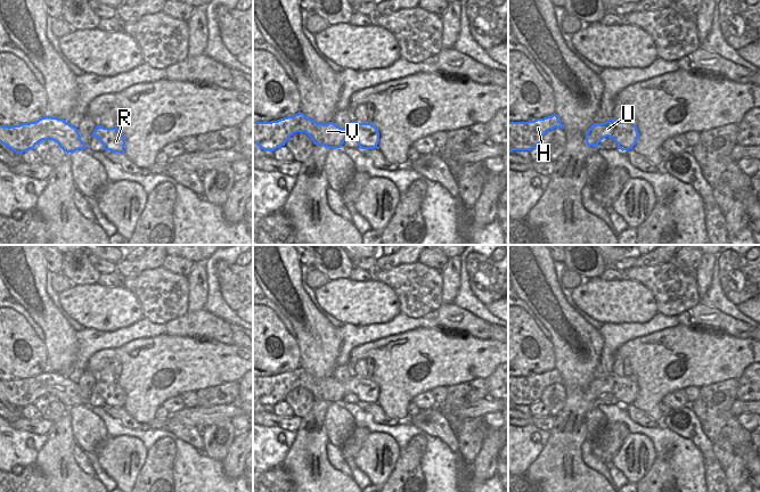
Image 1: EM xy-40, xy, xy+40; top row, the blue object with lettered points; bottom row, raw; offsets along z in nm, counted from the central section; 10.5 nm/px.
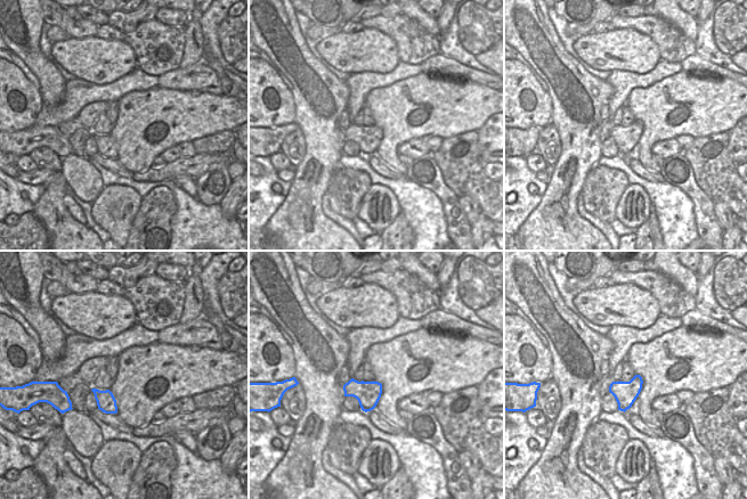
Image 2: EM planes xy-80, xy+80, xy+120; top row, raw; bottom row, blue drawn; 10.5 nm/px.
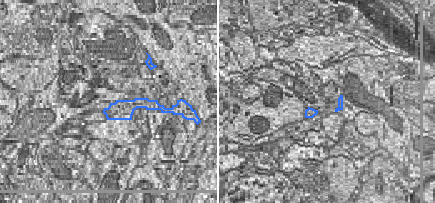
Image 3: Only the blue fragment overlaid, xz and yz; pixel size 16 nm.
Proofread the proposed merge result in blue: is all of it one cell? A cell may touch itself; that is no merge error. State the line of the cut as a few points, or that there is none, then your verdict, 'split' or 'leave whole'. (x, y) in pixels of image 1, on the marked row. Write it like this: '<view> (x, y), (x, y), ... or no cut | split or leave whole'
no cut | leave whole

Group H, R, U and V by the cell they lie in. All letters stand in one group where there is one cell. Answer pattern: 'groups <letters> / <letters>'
groups H R U V

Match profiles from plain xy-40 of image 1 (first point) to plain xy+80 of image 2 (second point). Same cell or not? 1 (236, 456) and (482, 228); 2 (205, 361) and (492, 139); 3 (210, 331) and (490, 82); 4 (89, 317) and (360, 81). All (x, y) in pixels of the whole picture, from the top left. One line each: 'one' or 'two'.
1: one
2: two
3: one
4: two

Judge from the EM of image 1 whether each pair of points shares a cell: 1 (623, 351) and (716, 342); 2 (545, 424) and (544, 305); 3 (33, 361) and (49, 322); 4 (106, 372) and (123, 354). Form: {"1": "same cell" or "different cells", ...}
{"1": "same cell", "2": "different cells", "3": "different cells", "4": "different cells"}

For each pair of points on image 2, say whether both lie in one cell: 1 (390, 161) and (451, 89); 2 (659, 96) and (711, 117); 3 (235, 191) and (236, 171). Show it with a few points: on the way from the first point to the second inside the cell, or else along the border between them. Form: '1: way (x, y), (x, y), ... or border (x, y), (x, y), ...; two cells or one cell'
1: way (396, 139), (408, 127), (422, 125), (437, 111); one cell
2: way (667, 84), (682, 99), (690, 99), (697, 105); one cell
3: border (236, 177), (232, 180); two cells

